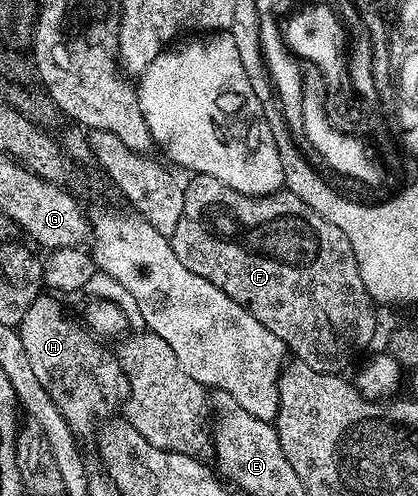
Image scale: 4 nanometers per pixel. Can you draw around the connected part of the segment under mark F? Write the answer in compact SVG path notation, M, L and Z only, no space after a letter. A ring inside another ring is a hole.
M193 174L189 179L192 180L183 184L185 201L182 202L182 215L171 236L178 261L182 261L190 273L198 273L198 277L204 277L218 287L254 316L262 327L282 339L299 362L327 375L347 372L356 354L366 350L376 335L378 307L362 281L362 273L346 233L342 233L338 225L330 225L330 221L323 219L322 229L318 227L318 231L326 239L316 235L316 249L314 253L308 253L306 225L300 225L304 219L294 219L292 211L294 203L298 202L294 193L281 189L272 195L247 195L230 189L230 185L222 185L218 177ZM320 243L326 243L326 251L322 251Z

